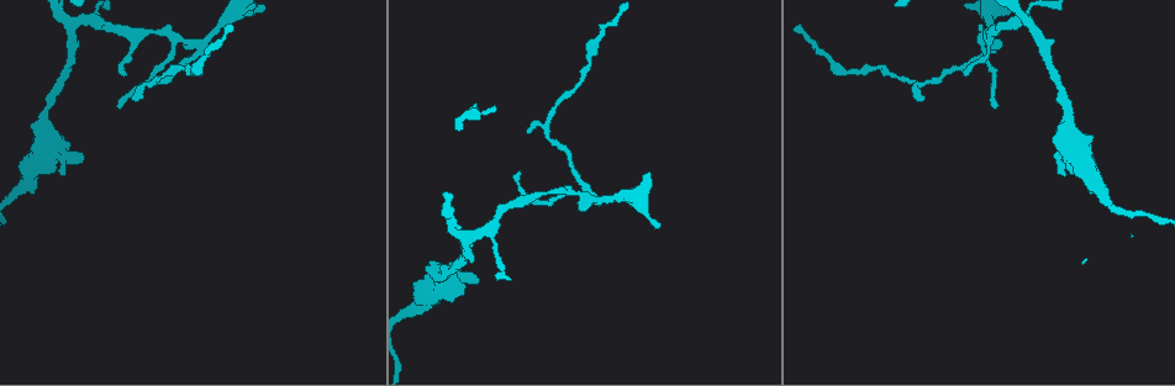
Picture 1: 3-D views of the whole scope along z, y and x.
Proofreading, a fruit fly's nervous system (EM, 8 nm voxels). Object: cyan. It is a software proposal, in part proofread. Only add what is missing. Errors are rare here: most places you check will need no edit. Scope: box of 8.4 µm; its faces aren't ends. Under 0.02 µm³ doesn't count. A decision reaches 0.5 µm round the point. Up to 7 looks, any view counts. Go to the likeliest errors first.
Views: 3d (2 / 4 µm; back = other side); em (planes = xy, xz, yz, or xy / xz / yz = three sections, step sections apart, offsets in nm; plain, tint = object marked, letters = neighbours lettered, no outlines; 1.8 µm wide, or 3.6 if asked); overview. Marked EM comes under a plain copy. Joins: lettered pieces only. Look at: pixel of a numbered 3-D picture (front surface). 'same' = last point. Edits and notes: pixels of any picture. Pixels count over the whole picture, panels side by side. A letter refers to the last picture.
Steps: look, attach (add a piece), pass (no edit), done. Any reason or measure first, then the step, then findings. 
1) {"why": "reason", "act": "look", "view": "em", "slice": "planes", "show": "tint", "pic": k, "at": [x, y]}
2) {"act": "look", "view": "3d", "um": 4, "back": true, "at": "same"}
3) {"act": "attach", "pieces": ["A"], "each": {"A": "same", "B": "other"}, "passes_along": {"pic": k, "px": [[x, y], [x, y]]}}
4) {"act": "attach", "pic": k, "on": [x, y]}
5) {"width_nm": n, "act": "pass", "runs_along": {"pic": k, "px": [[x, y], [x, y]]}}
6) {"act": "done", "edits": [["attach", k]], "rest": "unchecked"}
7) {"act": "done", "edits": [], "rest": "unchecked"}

{"why": "three-way junction", "act": "look", "view": "em", "slice": "planes", "show": "letters", "pic": 1, "at": [197, 46]}

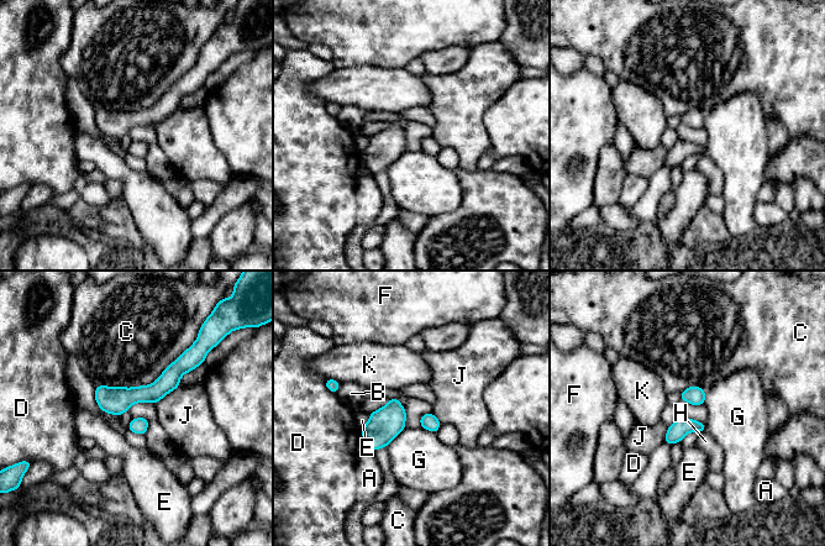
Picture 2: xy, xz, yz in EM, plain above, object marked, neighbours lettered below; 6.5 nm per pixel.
{"act": "pass", "each": {"A": "other", "B": "other", "C": "other", "D": "other", "E": "other", "F": "other", "G": "other", "H": "other", "J": "other", "K": "other"}, "runs_along": {"pic": 2, "px": [[192, 362], [153, 393], [98, 397]]}, "found": "none of them fits"}

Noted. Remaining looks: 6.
{"act": "look", "view": "em", "slice": "planes", "show": "letters", "pic": 1, "at": [1067, 174]}

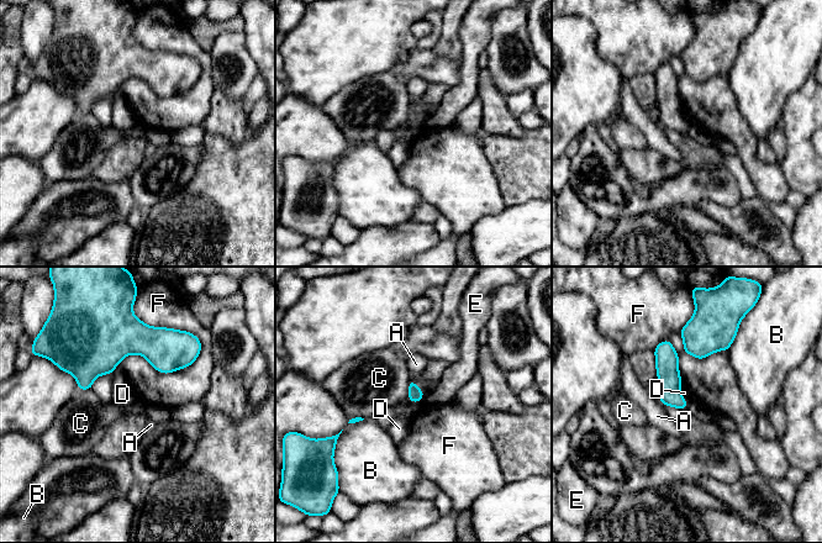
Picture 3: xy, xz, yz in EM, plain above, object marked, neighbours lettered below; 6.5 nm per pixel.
{"longest_contact_nm": ["F", 550], "act": "pass", "each": {"A": "other", "B": "other", "C": "other", "D": "other", "E": "other", "F": "other"}, "border": {"pic": 3, "px": [[201, 348], [167, 373], [119, 362]]}, "found": "no lettered piece goes on from it"}

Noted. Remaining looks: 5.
{"act": "look", "view": "3d", "um": 2, "pic": 1, "at": [963, 72]}

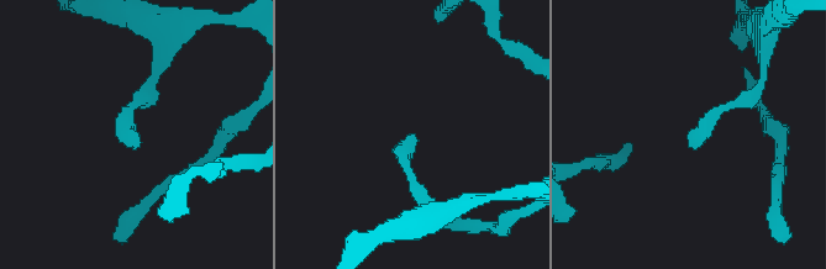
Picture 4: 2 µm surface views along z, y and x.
{"act": "look", "view": "em", "slice": "xy", "step": 4, "show": "tint", "pic": 4, "at": [415, 138]}

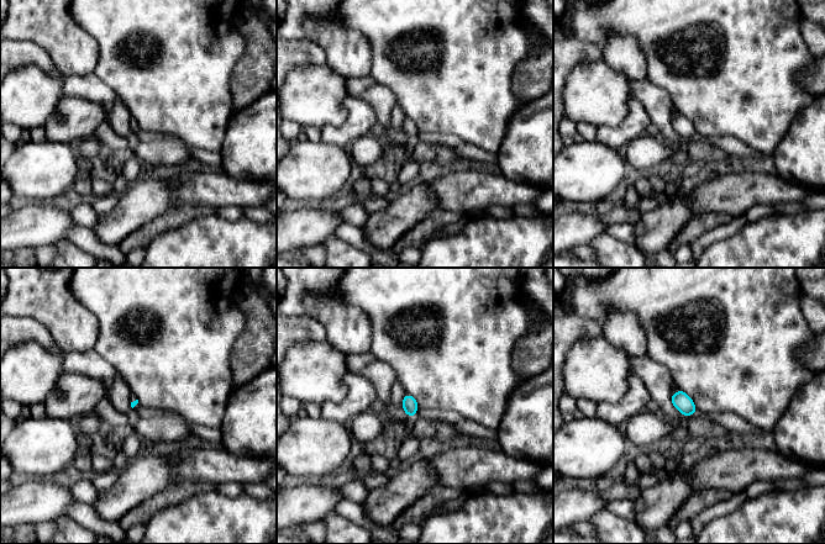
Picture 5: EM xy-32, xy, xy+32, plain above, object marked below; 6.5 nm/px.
{"act": "look", "view": "em", "slice": "planes", "show": "letters", "at": "same"}

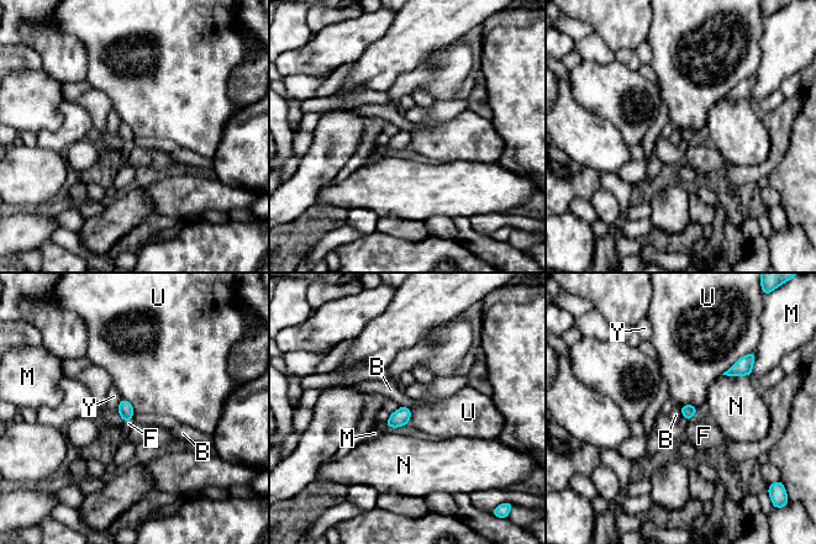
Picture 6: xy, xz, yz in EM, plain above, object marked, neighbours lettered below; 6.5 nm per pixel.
{"act": "pass", "each": {"B": "other", "F": "other", "M": "other", "N": "other", "U": "other", "Y": "other"}, "border": {"pic": 6, "px": [[679, 408], [685, 420]]}, "found": "no lettered piece goes on from it"}

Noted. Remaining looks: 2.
{"act": "done", "edits": [], "rest": "unchecked"}

